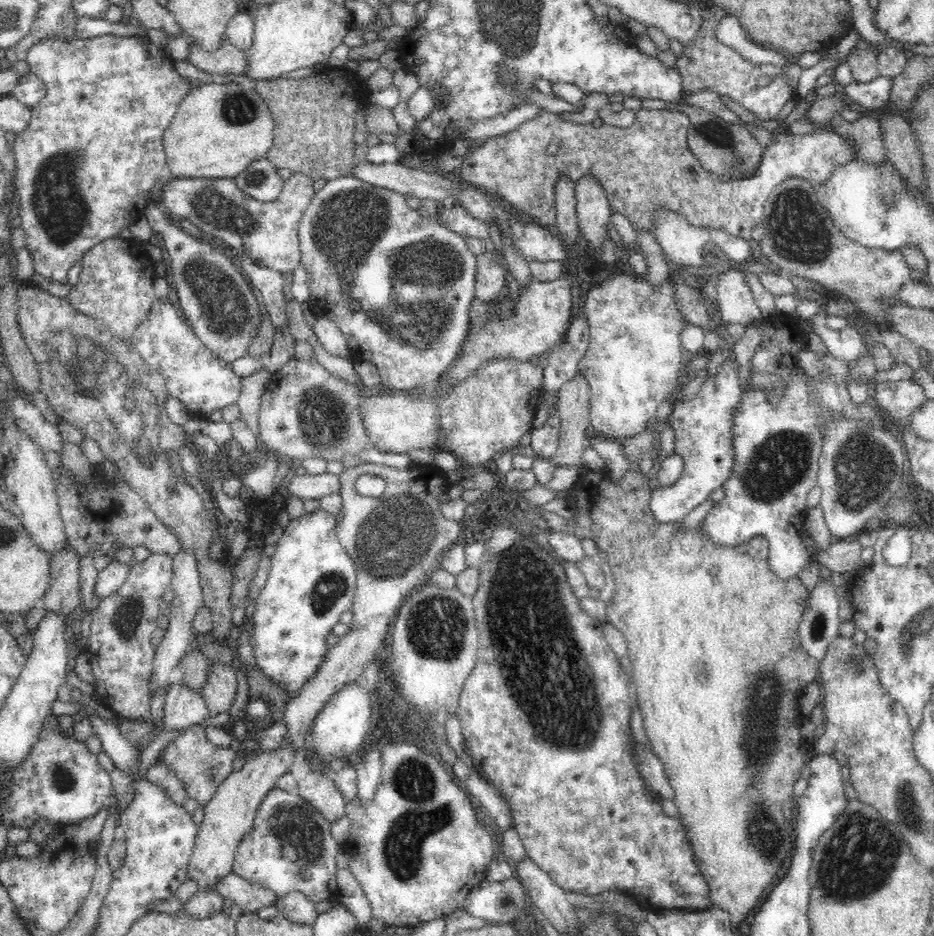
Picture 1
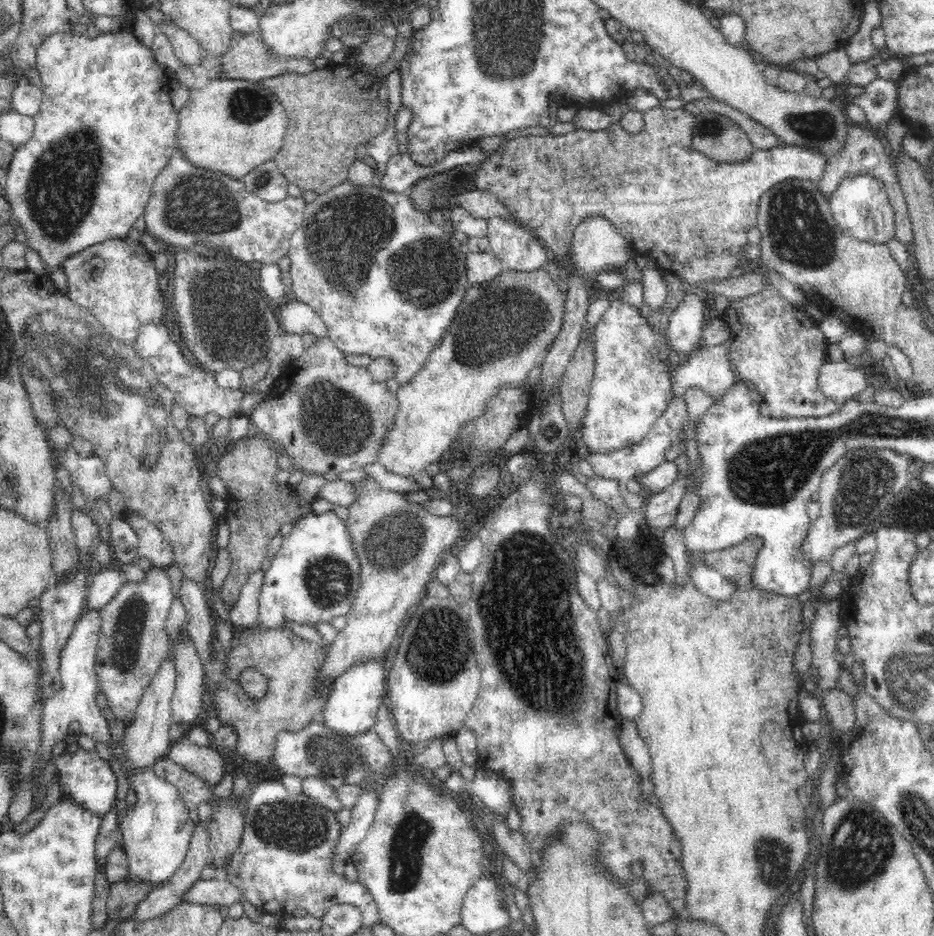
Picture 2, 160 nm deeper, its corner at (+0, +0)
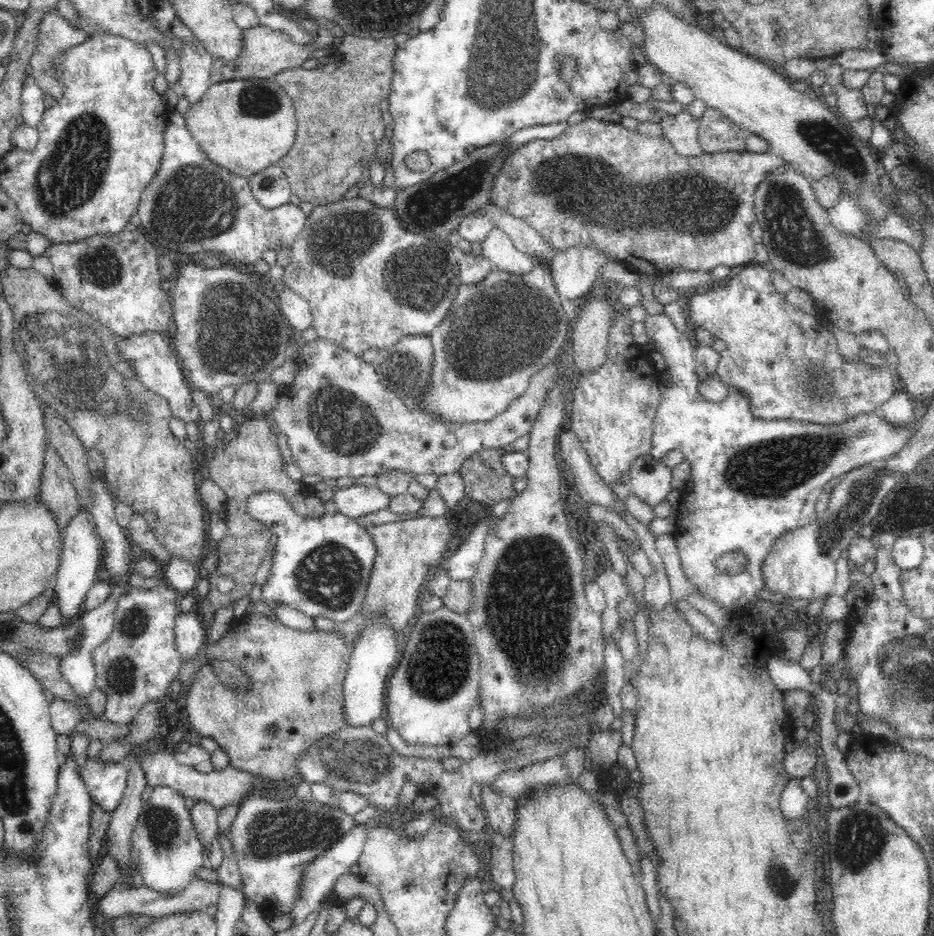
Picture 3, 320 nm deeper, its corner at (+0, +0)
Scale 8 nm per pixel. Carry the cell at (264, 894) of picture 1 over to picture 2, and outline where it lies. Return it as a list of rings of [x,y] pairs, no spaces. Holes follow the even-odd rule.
[[[198,879],[181,896],[181,902],[192,904],[207,904],[208,906],[232,906],[236,902],[242,903],[243,894],[228,879],[202,880]]]

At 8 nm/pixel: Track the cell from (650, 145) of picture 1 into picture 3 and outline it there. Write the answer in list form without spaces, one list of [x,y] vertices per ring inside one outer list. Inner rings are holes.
[[[587,117],[585,120],[578,122],[578,124],[568,126],[568,128],[566,128],[566,131],[562,135],[559,135],[557,138],[551,140],[532,140],[531,142],[528,142],[527,144],[524,144],[522,147],[518,148],[508,159],[504,160],[504,166],[502,166],[502,169],[497,173],[496,179],[493,181],[493,190],[492,193],[490,193],[490,198],[493,204],[499,206],[500,208],[503,208],[503,210],[505,210],[508,214],[511,214],[514,218],[521,218],[522,220],[525,220],[534,230],[538,231],[538,233],[540,233],[543,238],[546,238],[546,241],[550,243],[551,246],[554,246],[554,248],[560,250],[561,252],[569,250],[573,247],[587,248],[591,245],[596,245],[596,249],[604,250],[604,253],[606,253],[608,257],[612,258],[612,261],[618,261],[623,266],[626,266],[628,269],[634,270],[639,273],[669,273],[678,272],[681,270],[699,270],[709,272],[710,270],[712,270],[712,268],[718,266],[719,264],[724,264],[724,266],[729,266],[736,270],[741,268],[744,264],[748,264],[748,262],[754,262],[756,256],[756,242],[754,242],[752,236],[750,235],[750,226],[752,222],[754,222],[754,220],[756,220],[757,218],[754,194],[756,190],[758,190],[760,182],[764,181],[764,178],[766,178],[766,176],[770,176],[772,172],[779,171],[781,168],[784,168],[786,166],[787,161],[784,160],[782,157],[774,156],[768,153],[753,154],[747,151],[742,152],[742,154],[740,152],[716,152],[716,154],[703,153],[700,154],[700,156],[693,157],[682,156],[676,153],[676,150],[674,150],[674,146],[672,145],[672,143],[670,143],[670,141],[668,141],[668,138],[666,138],[665,136],[651,138],[639,134],[637,131],[634,132],[634,130],[628,130],[628,128],[622,126],[621,123],[606,124],[606,122],[603,122],[603,120],[596,120],[594,118]]]

